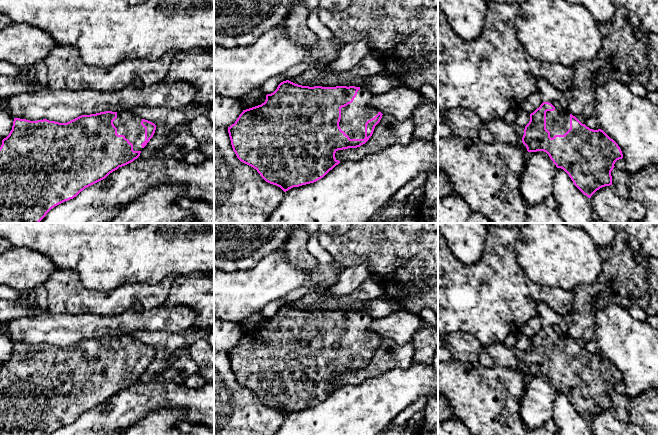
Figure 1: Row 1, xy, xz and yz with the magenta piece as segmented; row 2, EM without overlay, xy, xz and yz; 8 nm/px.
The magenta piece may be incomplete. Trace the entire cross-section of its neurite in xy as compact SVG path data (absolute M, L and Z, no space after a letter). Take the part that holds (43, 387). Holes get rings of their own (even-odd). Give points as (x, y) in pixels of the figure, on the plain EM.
M134 334L81 339L67 347L14 342L12 354L0 371L0 435L50 435L73 423L85 412L137 383L155 354L154 347L142 343Z

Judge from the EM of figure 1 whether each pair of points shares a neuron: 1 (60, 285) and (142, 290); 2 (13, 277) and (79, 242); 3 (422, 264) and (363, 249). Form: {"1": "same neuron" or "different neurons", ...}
{"1": "same neuron", "2": "different neurons", "3": "same neuron"}

